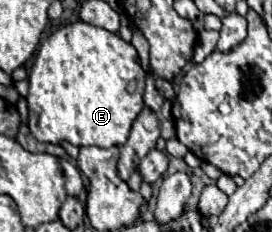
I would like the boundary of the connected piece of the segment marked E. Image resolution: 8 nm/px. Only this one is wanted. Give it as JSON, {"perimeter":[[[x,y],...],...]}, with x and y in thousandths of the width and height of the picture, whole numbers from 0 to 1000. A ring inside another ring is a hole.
{"perimeter":[[[309,91],[257,99],[213,134],[199,134],[154,194],[125,254],[103,358],[103,547],[110,573],[147,616],[221,625],[250,608],[279,634],[353,625],[353,634],[441,634],[471,608],[478,547],[507,487],[529,470],[522,409],[529,409],[529,349],[537,315],[515,289],[500,211],[449,177],[441,151],[404,142],[390,125],[324,108]]]}

